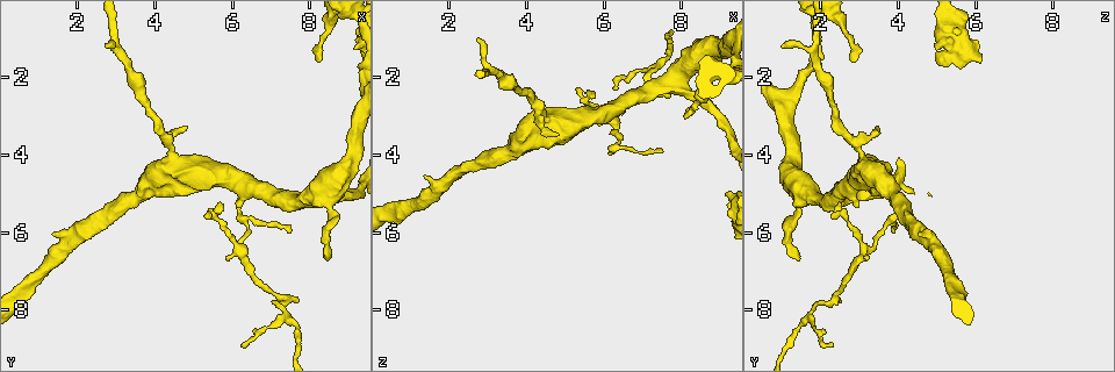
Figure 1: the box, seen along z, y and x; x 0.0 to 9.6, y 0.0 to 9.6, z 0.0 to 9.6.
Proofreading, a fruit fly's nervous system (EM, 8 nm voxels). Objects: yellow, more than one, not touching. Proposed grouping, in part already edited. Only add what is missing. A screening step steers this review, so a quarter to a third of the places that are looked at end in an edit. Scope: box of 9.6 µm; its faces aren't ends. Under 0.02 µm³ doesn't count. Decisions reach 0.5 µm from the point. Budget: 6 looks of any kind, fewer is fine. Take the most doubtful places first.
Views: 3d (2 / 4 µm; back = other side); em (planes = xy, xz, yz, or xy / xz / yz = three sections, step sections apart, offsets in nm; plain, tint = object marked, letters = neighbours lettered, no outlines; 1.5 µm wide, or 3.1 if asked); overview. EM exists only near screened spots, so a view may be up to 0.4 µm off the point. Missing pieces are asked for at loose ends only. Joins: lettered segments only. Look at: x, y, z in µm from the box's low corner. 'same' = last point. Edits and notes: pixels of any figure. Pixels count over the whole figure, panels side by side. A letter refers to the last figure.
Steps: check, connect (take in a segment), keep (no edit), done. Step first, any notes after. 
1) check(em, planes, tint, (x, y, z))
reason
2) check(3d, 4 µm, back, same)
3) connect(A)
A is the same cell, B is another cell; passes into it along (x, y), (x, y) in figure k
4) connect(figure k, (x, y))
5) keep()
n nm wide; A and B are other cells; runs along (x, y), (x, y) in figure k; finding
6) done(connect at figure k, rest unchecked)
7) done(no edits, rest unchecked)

check(em, planes, letters, (8.55, 6.65, 1.45))
free end

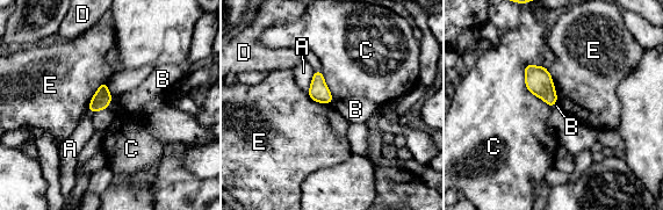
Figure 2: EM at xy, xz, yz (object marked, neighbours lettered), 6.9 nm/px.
keep()
C touches over 360 nm; A, B, C, D and E are other cells; border along (113, 98), (106, 108) in figure 2; no lettered segment goes on from it

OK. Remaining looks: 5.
check(em, yz, step 4, letters, (2.75, 1.25, 1.10))
branch stops here

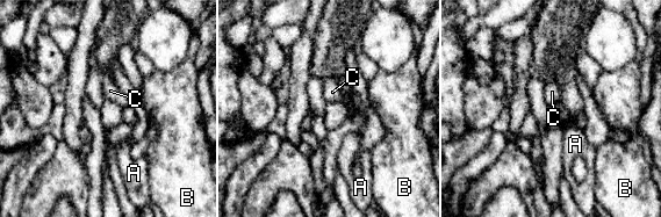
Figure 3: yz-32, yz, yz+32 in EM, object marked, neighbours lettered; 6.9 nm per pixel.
check(em, xz, step 8, letters, same)

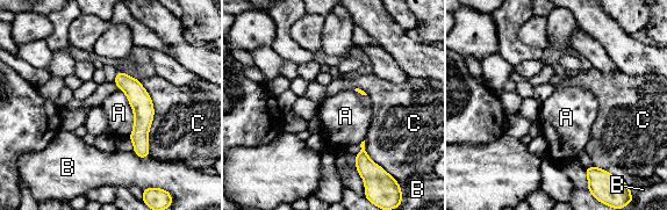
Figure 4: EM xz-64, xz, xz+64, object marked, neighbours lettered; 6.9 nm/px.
keep()
A, B and C are other cells; border along (138, 80), (153, 109), (149, 153) in figure 4; none of them fits

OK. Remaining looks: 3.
check(3d, 4 µm, (6.25, 8.95, 2.30))
branch stops here

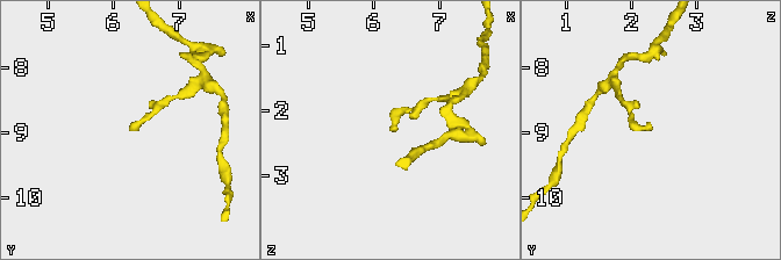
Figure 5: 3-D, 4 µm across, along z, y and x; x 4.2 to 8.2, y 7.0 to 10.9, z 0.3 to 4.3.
check(em, planes, letters, (6.25, 8.85, 2.35))

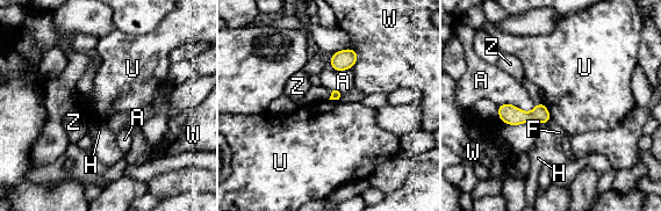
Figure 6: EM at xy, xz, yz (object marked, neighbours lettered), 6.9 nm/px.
keep()
A touches over 260 nm; A, F, H, U, W and Z are other cells; none of them fits

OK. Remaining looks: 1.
done(no edits, rest unchecked)

